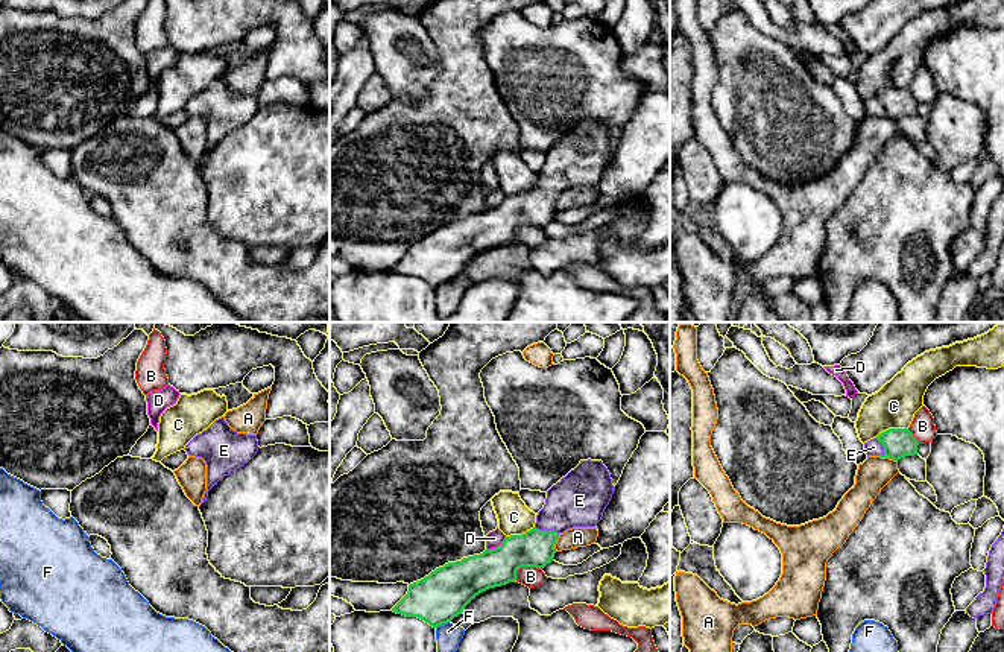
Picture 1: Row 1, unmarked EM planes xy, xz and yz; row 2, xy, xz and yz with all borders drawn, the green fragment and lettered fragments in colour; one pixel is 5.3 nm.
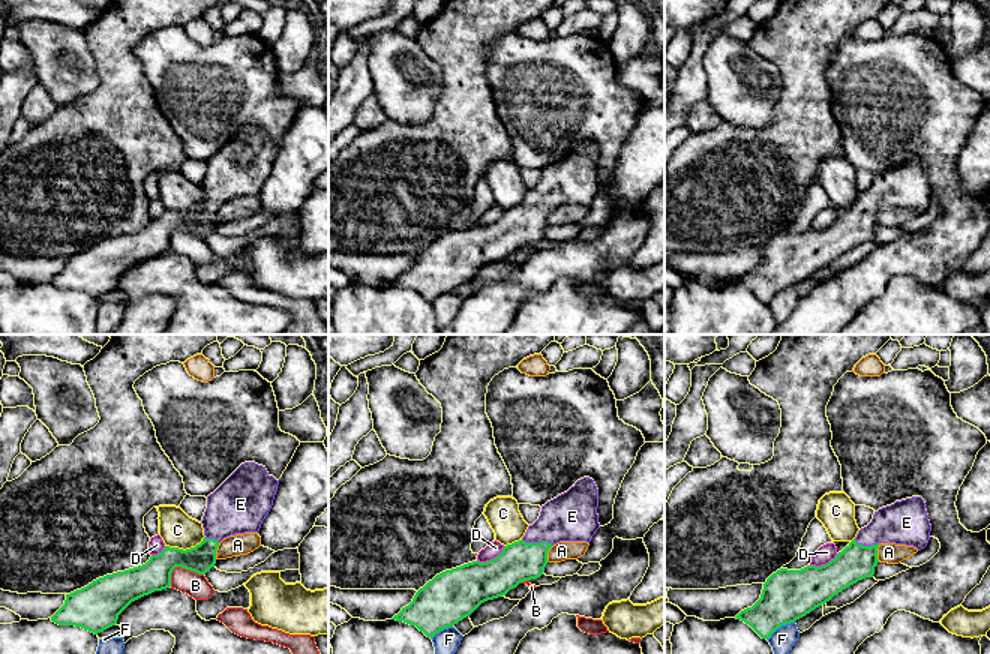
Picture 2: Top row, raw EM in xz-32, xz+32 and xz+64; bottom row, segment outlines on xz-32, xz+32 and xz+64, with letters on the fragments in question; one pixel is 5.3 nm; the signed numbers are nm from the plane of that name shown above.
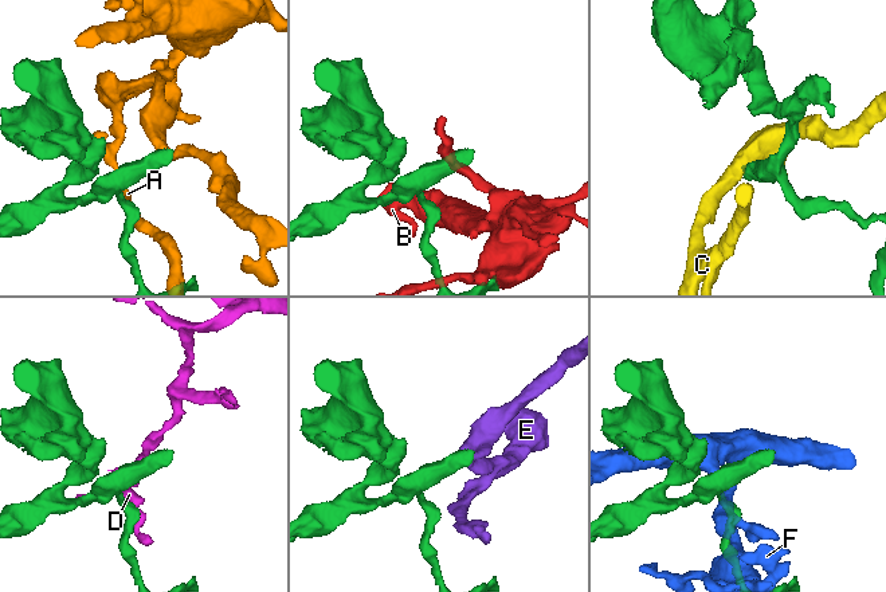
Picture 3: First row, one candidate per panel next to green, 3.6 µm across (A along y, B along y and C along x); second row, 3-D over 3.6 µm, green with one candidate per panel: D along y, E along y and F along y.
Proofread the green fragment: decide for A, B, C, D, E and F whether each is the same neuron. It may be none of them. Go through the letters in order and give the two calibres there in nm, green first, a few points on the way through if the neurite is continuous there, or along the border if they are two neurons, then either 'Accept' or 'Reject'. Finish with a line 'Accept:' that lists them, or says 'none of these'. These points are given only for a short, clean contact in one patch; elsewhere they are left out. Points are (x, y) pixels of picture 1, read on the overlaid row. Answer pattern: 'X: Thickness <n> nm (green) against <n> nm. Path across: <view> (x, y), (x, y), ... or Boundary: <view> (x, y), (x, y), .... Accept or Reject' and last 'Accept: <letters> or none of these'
A: Thickness 160 nm (green) against 170 nm. Boundary: yz (878, 456), (887, 456), (896, 462). Reject
B: Thickness 200 nm (green) against 110 nm. Reject
C: Thickness 160 nm (green) against 240 nm. Reject
D: Thickness 220 nm (green) against 90 nm. Reject
E: Thickness 200 nm (green) against 280 nm. Path across: xz (535, 547), (547, 531), (579, 500). Accept
F: Thickness 260 nm (green) against 140 nm. Boundary: xz (448, 620), (436, 628). Reject
Accept: E

